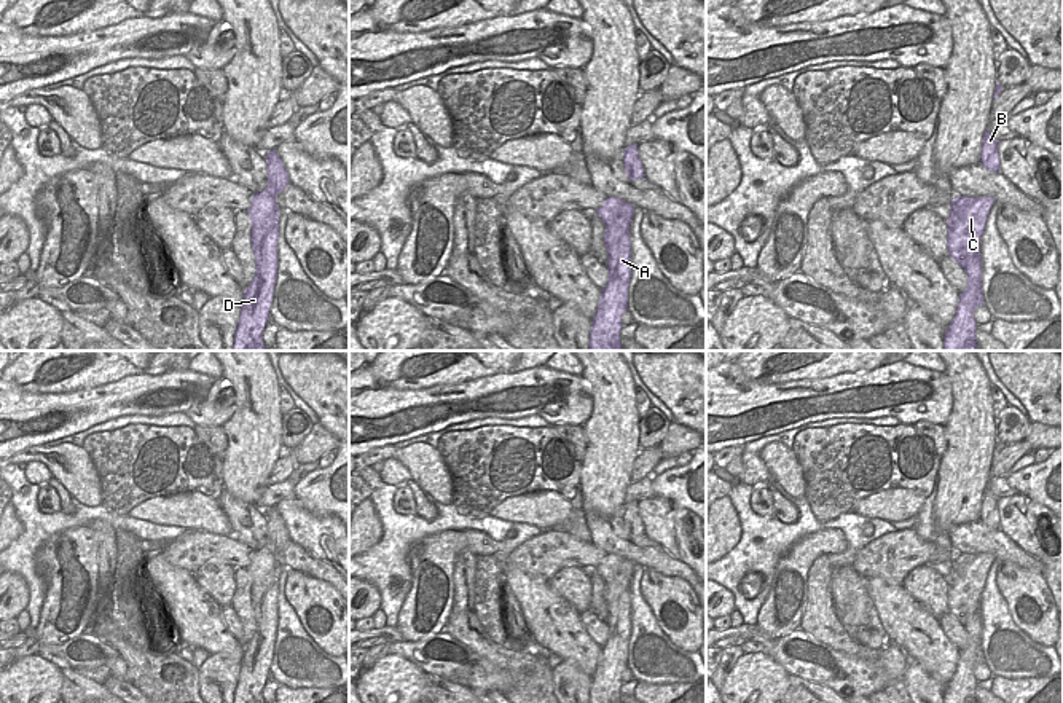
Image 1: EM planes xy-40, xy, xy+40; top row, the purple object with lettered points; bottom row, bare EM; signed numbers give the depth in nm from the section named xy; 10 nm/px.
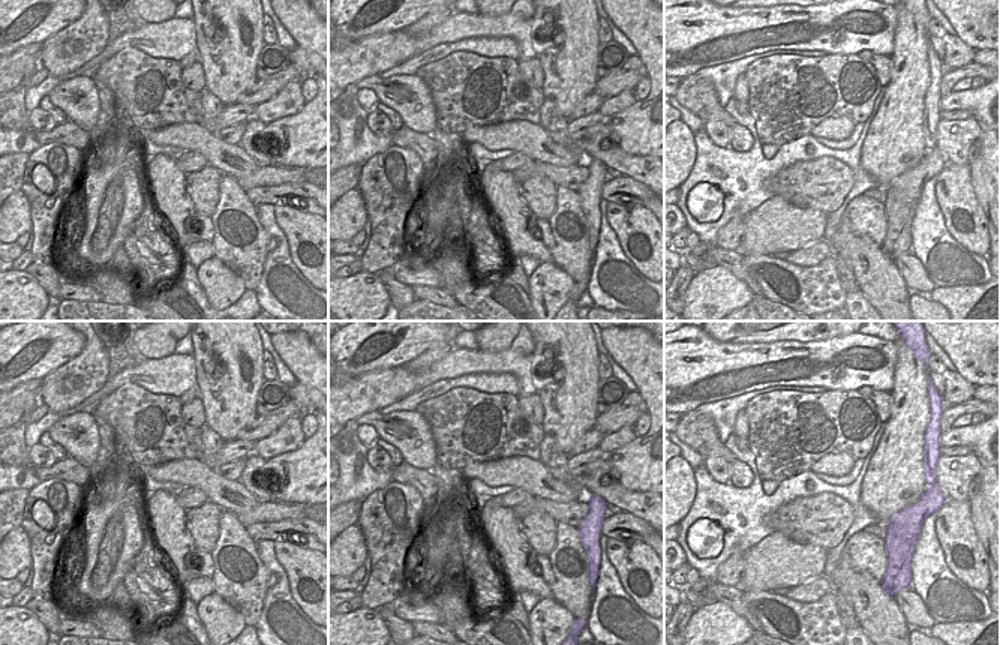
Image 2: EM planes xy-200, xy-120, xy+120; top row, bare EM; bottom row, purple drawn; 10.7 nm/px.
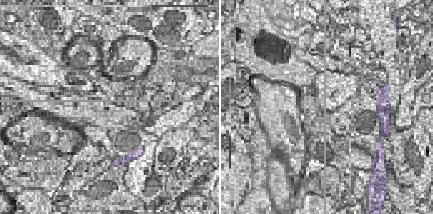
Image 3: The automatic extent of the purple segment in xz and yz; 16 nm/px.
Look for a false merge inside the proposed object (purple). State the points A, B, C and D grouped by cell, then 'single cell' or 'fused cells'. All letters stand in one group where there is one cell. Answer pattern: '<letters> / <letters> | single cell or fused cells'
A B D / C | fused cells

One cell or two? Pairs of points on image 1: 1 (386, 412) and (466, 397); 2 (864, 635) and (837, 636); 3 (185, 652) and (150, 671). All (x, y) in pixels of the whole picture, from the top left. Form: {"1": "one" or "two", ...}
{"1": "one", "2": "two", "3": "two"}

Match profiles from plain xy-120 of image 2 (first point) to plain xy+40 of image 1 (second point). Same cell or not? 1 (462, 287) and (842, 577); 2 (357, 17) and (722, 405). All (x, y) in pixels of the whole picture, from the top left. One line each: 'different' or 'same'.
1: different
2: different

